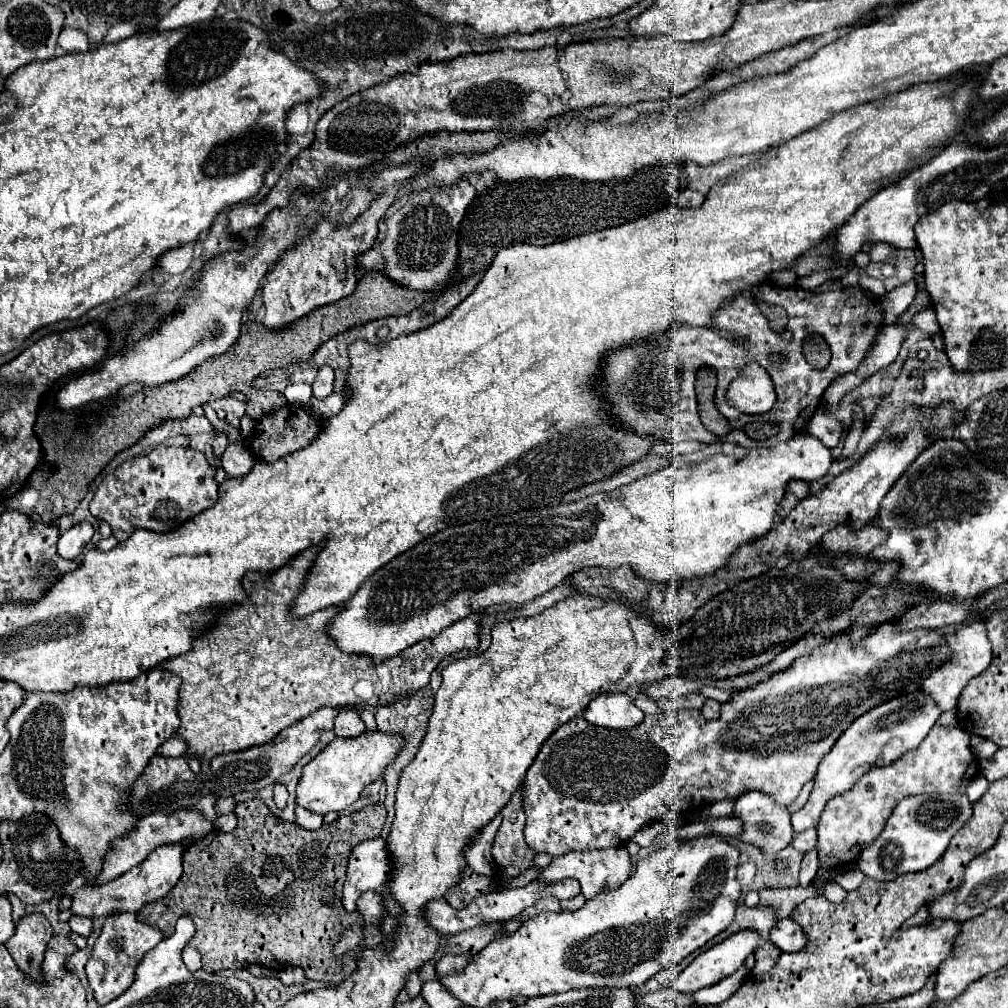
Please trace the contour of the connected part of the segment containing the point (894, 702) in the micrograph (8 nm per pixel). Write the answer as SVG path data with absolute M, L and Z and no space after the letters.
M913 691L909 695L901 695L897 699L891 699L889 703L883 703L881 707L875 707L867 711L865 715L857 717L851 727L837 739L833 749L825 755L821 761L817 775L815 775L815 787L811 791L809 801L799 813L791 815L791 825L793 829L805 831L811 827L817 827L821 813L825 811L825 805L837 797L843 795L845 791L853 789L853 785L861 779L865 771L869 771L873 765L877 767L887 767L895 763L899 757L903 757L907 751L917 749L921 741L927 737L931 727L935 725L937 717L941 711L929 703L929 699L921 699L919 691Z

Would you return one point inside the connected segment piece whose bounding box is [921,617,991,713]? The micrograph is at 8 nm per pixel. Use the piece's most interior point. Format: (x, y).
(973, 649)

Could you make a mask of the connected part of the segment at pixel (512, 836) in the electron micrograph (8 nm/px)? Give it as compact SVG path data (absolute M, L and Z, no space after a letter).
M517 791L511 803L505 805L505 809L501 811L503 825L499 827L491 845L497 877L501 881L511 881L519 877L527 867L535 865L537 853L523 839L525 813L523 813L521 801L523 801L521 791Z

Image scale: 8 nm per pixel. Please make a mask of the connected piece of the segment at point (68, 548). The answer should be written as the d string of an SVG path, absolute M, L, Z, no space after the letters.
M87 521L71 527L69 531L61 533L59 543L57 543L57 553L65 559L77 559L81 551L85 549L85 545L91 541L93 533L95 533L95 527Z

